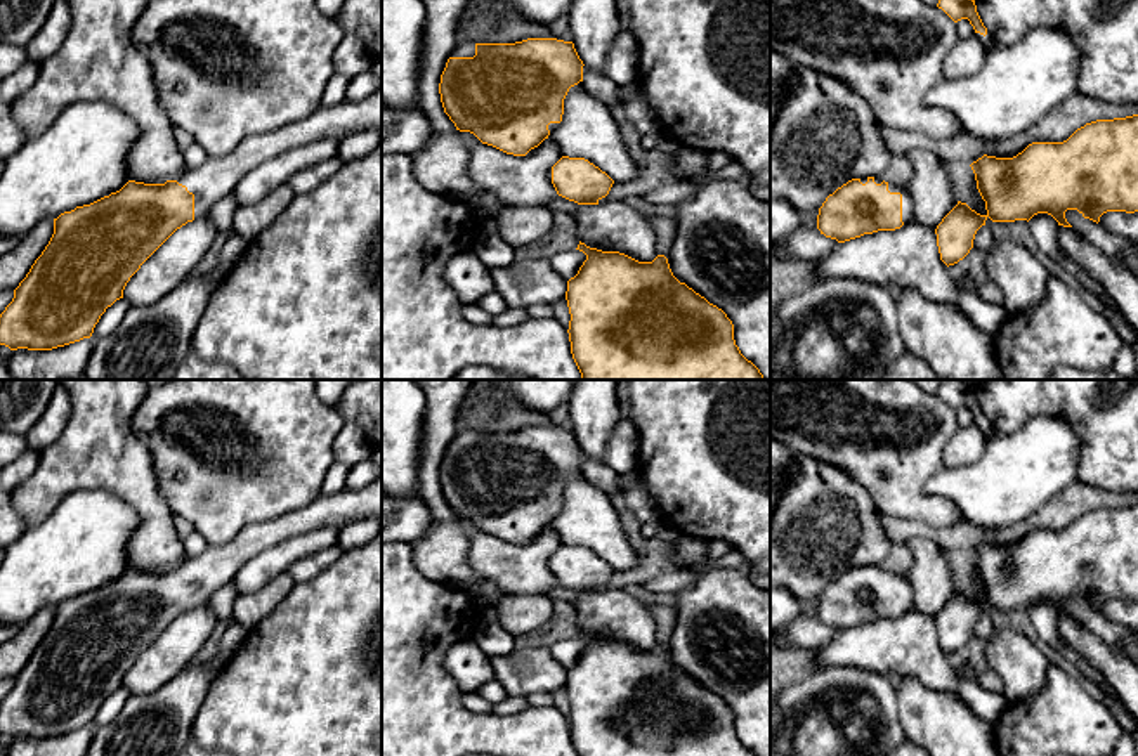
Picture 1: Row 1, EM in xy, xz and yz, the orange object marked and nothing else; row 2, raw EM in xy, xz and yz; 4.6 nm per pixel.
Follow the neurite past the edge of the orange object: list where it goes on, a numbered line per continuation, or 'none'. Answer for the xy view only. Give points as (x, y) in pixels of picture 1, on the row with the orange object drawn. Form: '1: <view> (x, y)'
1: xy (217, 177)

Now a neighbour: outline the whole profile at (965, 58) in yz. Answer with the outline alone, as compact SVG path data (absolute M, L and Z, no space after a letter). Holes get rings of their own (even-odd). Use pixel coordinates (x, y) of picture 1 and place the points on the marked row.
M973 35L958 40L944 59L944 78L966 78L975 75L987 59L985 45Z

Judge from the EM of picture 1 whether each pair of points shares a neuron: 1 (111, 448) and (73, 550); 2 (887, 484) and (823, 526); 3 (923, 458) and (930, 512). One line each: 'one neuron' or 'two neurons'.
1: two neurons
2: two neurons
3: one neuron

